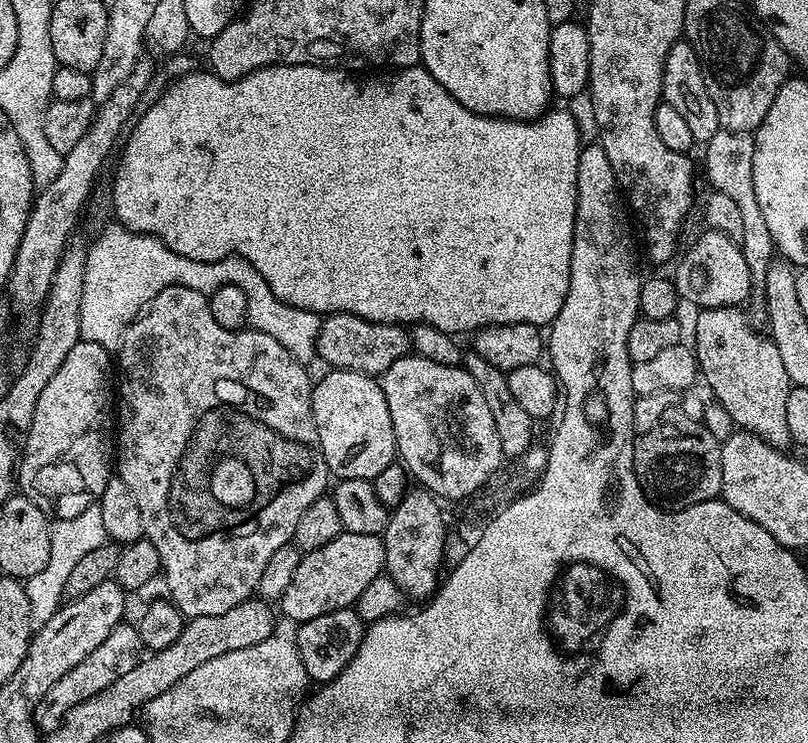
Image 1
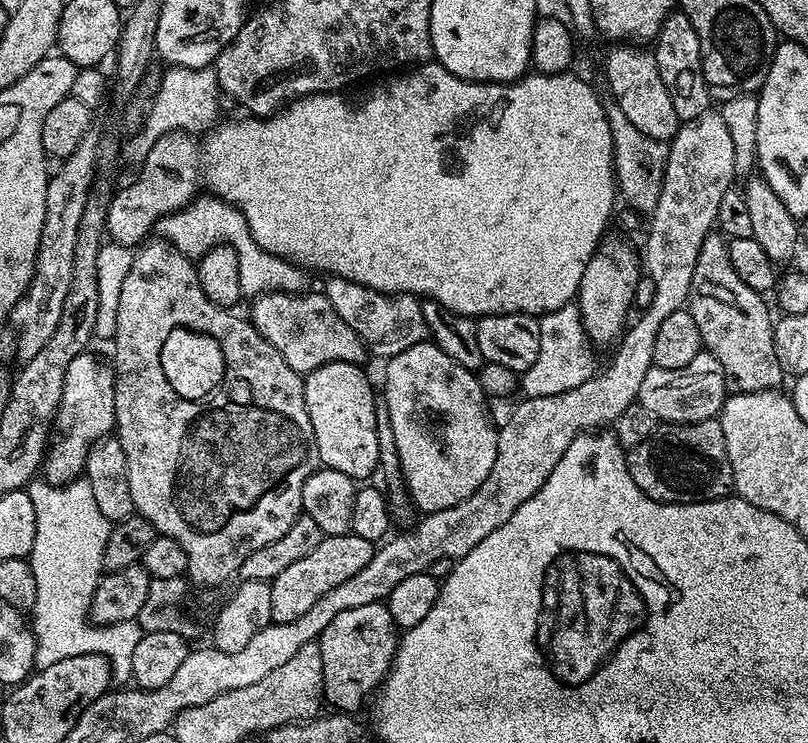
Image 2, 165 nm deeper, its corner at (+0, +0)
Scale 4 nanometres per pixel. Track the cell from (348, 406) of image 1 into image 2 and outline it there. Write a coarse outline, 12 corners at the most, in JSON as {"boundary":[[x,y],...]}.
{"boundary":[[363,367],[304,376],[323,467],[364,482],[380,462]]}

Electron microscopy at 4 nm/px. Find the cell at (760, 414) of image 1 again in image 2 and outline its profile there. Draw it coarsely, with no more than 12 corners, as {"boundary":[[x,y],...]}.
{"boundary":[[705,238],[686,311],[729,389],[771,392],[767,299],[738,278],[728,240]]}

